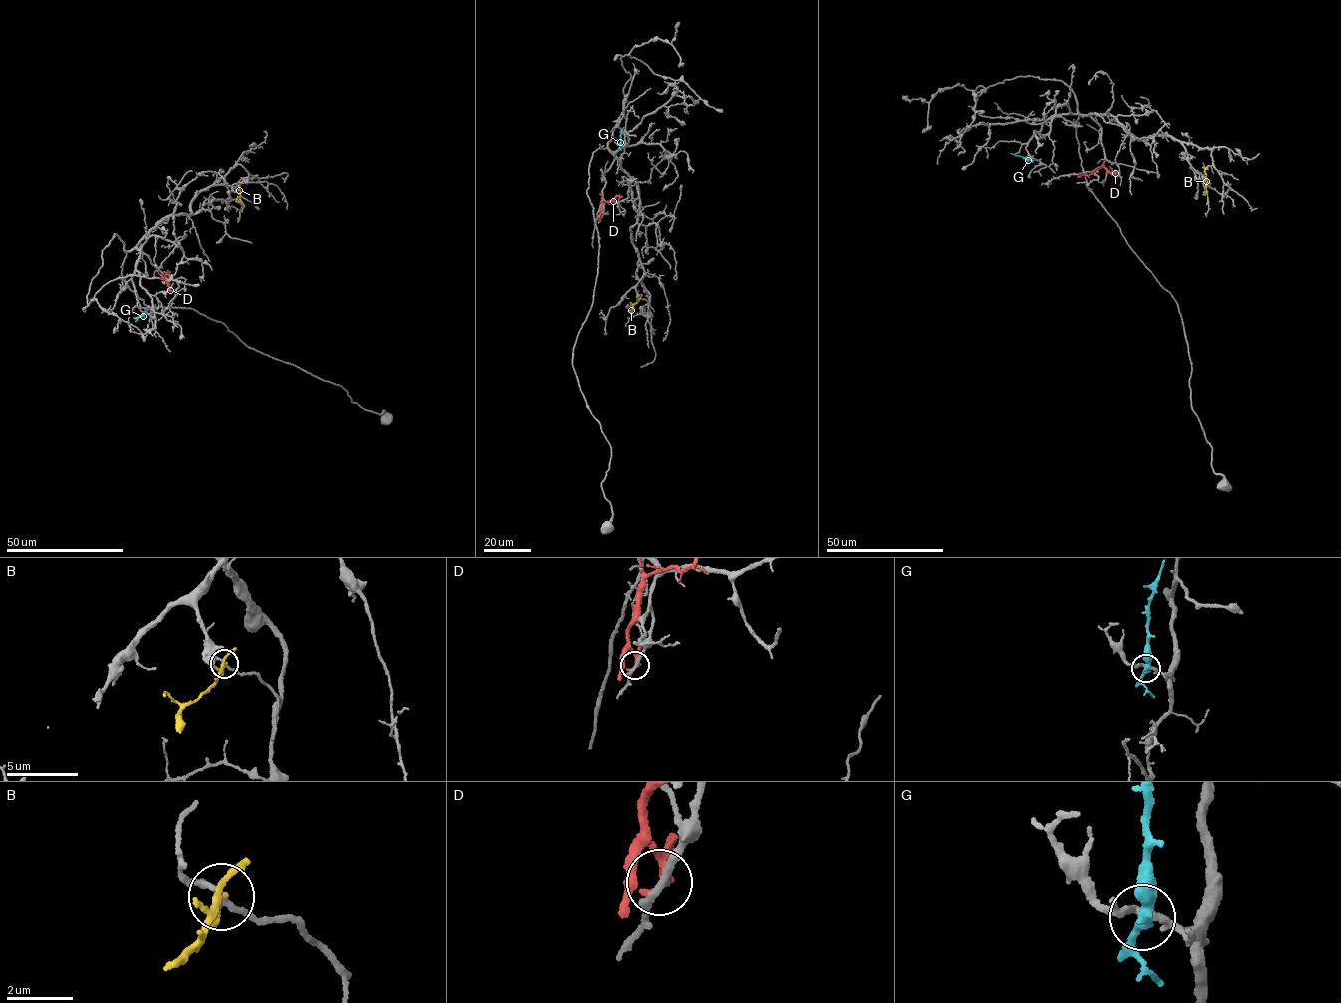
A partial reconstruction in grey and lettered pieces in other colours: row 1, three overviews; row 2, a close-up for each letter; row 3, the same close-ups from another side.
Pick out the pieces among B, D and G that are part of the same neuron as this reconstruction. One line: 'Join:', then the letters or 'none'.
Join: none

